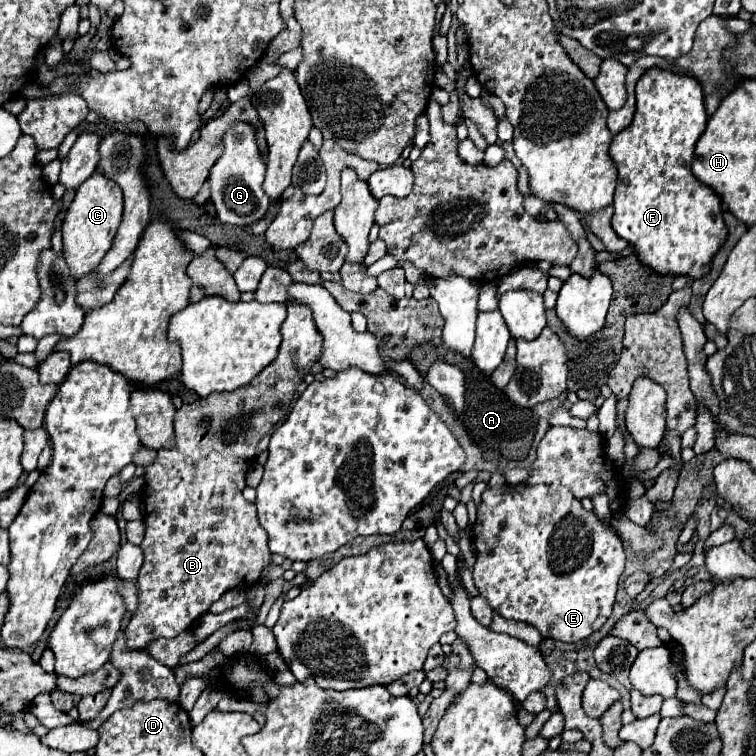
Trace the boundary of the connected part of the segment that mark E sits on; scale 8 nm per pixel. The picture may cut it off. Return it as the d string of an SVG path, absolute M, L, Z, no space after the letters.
M563 485L517 487L511 493L505 493L503 487L485 489L483 501L481 501L479 513L477 513L477 523L473 525L473 549L475 549L475 557L477 557L477 563L473 567L473 581L475 581L477 589L479 589L479 593L489 601L489 605L493 609L497 609L505 619L529 623L535 629L539 629L543 637L563 641L563 643L577 643L581 639L587 639L593 631L601 629L601 625L611 615L611 609L613 609L613 603L615 603L615 593L617 593L617 583L619 583L619 577L621 577L623 565L625 565L623 543L619 541L619 537L615 535L615 531L609 525L603 525L591 511L585 511L581 507L579 499L571 497L571 493L567 489L563 489Z

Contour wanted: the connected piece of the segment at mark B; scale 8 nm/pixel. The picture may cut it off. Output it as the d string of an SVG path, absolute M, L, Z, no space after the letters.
M287 305L287 319L283 321L281 325L281 335L283 335L283 341L281 341L281 347L279 347L279 355L275 357L275 361L271 365L267 365L249 385L243 385L235 391L223 391L223 393L211 393L209 397L205 399L199 399L191 405L183 405L177 415L175 415L175 445L171 449L161 449L157 451L157 459L155 463L151 465L151 469L145 469L145 489L143 489L143 503L145 503L145 525L147 525L147 533L145 533L145 539L141 543L141 549L145 553L145 561L143 561L143 567L139 571L139 577L137 577L137 585L139 585L139 607L135 611L135 615L131 617L125 633L127 639L129 639L129 645L131 649L145 649L145 645L153 639L159 639L159 637L175 637L179 635L183 629L189 629L201 615L205 615L209 611L209 607L221 599L221 595L229 589L235 589L235 587L251 587L253 583L257 583L263 567L267 567L271 563L271 551L267 547L267 533L265 529L259 525L259 519L257 519L257 511L255 511L255 505L245 501L241 491L245 487L245 473L247 469L251 467L251 459L255 457L255 449L259 445L259 441L279 423L283 421L283 417L287 417L289 413L289 407L291 407L291 399L293 399L293 393L297 389L297 385L303 381L303 377L309 373L311 365L319 359L319 353L321 353L321 333L315 329L315 323L311 321L311 313L307 313L307 309L303 309L303 305Z

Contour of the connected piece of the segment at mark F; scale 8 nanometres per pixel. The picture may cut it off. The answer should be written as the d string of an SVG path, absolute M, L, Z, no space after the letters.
M651 67L637 81L635 95L637 109L631 125L619 131L609 145L609 157L617 165L613 229L619 237L629 241L635 247L639 259L657 273L689 275L693 279L699 279L707 273L715 249L719 249L723 237L727 237L727 227L721 217L721 199L715 191L711 191L711 187L703 185L691 173L693 147L705 131L707 123L701 85L689 75Z

